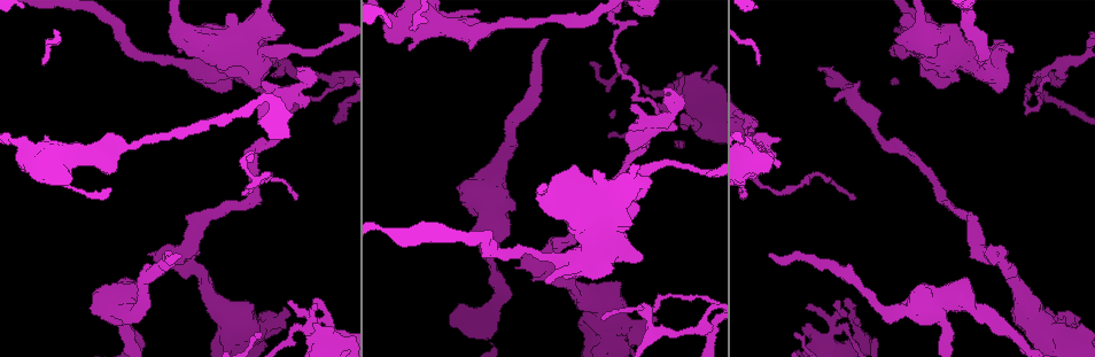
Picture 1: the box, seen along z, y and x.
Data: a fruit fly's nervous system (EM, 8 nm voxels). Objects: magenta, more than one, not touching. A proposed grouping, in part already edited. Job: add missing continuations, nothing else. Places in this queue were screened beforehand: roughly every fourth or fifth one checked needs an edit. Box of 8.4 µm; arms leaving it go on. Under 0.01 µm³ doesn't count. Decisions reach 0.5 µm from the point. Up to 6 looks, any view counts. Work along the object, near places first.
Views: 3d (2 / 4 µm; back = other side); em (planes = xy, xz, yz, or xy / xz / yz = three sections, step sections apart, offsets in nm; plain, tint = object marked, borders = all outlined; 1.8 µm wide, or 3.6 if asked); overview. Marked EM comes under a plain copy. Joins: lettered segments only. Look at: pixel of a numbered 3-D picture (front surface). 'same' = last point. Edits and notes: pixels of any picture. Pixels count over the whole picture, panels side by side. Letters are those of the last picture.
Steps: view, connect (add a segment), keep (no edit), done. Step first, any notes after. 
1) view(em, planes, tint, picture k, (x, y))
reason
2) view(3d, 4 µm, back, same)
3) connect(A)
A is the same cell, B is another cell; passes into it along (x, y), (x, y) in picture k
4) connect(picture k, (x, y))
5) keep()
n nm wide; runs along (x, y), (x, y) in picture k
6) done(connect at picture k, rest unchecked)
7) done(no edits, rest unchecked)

view(em, planes, borders, picture 1, (1036, 73))
thin end

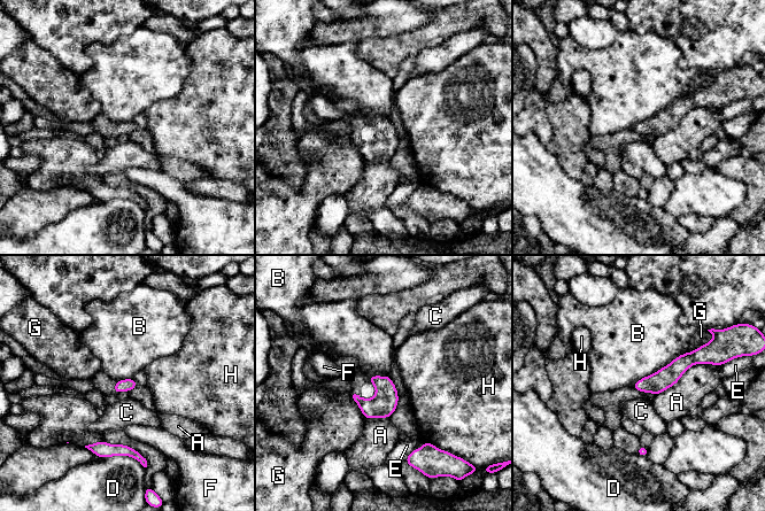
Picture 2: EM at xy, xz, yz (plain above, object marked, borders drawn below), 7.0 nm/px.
keep()
A, B, C, D, E, F, G and H are other cells; runs along (705, 359), (636, 386) in picture 2; no lettered segment goes on from it

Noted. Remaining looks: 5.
view(em, 3.6 µm, planes, borders, picture 1, (633, 332))
calibre changes

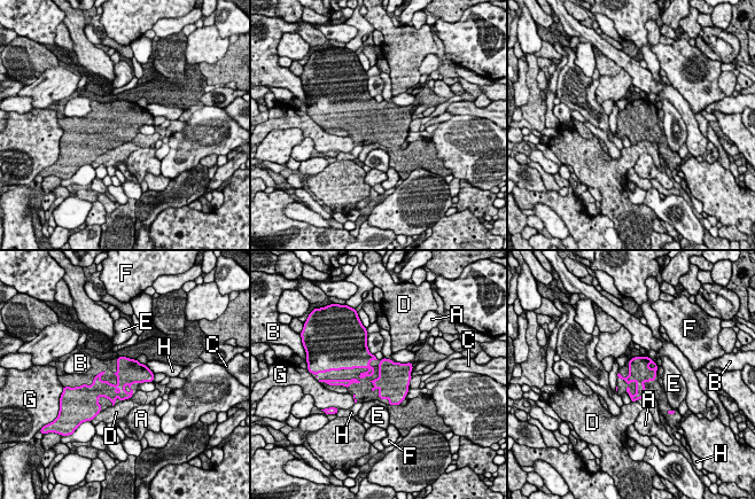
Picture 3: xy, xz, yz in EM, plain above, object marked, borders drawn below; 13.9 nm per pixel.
keep()
A, B, C, D, E, F, G and H are other cells; none of them fits

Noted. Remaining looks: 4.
view(3d, 4 µm, picture 1, (471, 49))
thick end

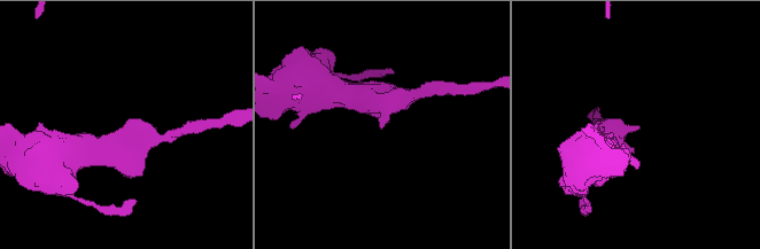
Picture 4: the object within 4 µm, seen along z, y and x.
view(em, yz, step 8, borders, picture 4, (381, 129))

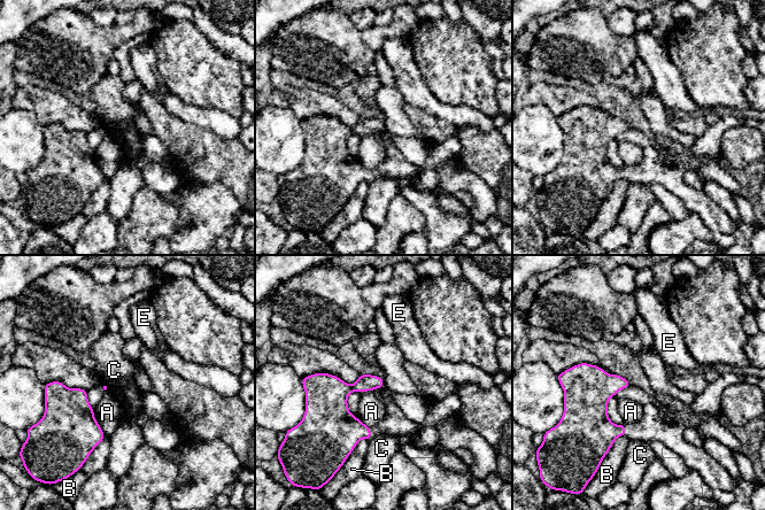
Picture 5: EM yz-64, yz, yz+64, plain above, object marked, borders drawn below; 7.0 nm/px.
view(em, planes, borders, same)
cut it another way

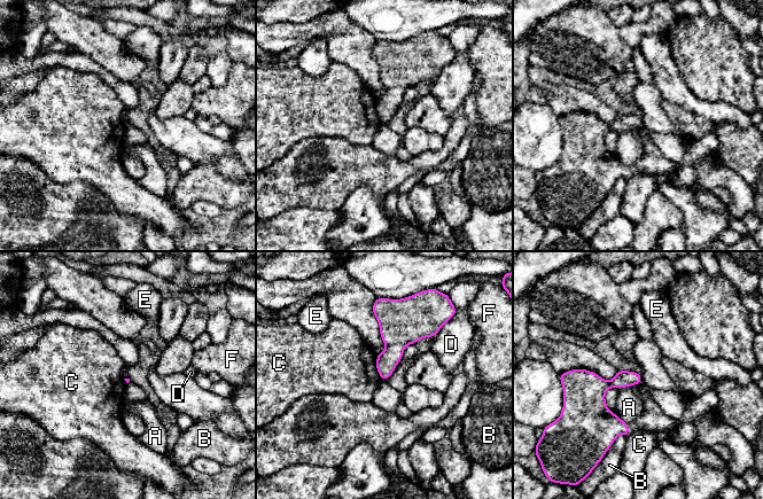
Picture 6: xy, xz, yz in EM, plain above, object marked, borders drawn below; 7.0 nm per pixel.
keep()
A, B, C, D, E and F are other cells; border along (375, 355), (375, 369), (382, 380) in picture 6; no lettered segment goes on from it

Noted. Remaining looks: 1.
done(no edits, rest unchecked)

